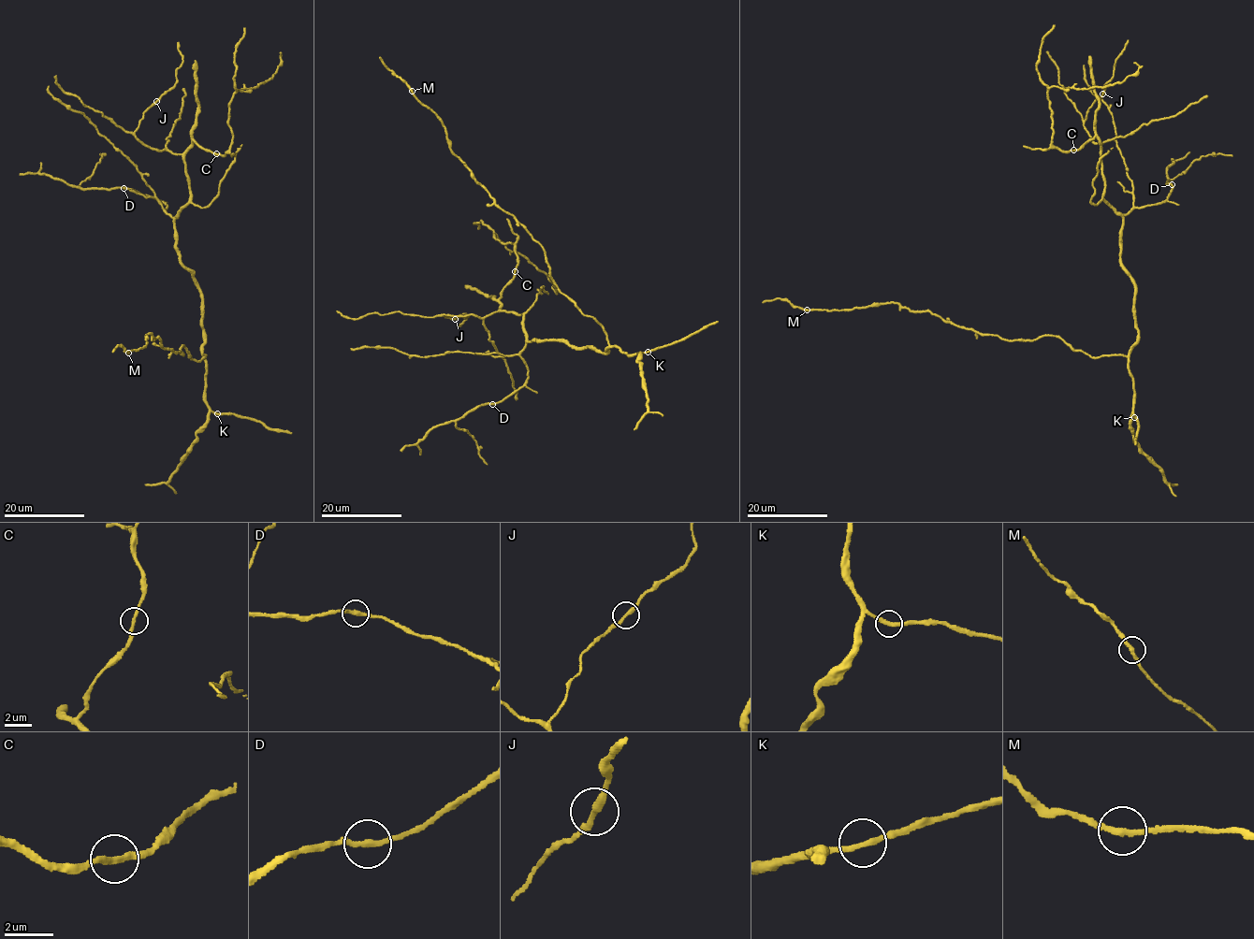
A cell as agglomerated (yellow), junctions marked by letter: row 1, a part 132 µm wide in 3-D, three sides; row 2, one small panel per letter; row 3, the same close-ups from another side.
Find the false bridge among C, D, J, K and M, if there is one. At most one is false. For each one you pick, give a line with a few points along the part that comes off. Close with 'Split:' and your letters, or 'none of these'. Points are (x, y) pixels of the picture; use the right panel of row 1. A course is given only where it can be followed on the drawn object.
Split: none of these

